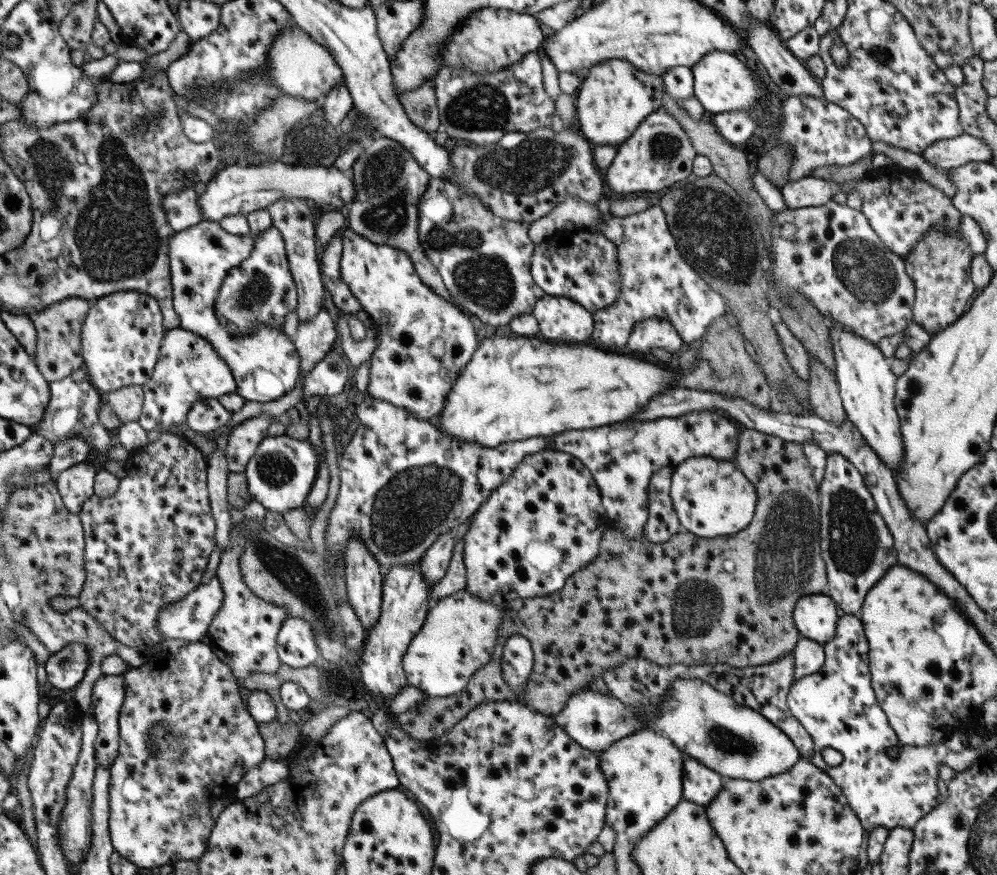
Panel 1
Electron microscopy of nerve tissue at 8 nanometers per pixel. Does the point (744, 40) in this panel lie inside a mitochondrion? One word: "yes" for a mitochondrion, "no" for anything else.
no

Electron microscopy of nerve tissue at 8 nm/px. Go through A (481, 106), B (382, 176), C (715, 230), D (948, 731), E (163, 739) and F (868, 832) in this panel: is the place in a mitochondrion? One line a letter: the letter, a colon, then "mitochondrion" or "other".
A: mitochondrion
B: mitochondrion
C: mitochondrion
D: other
E: mitochondrion
F: other

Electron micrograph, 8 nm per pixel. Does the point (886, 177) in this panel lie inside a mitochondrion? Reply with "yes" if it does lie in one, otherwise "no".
no

